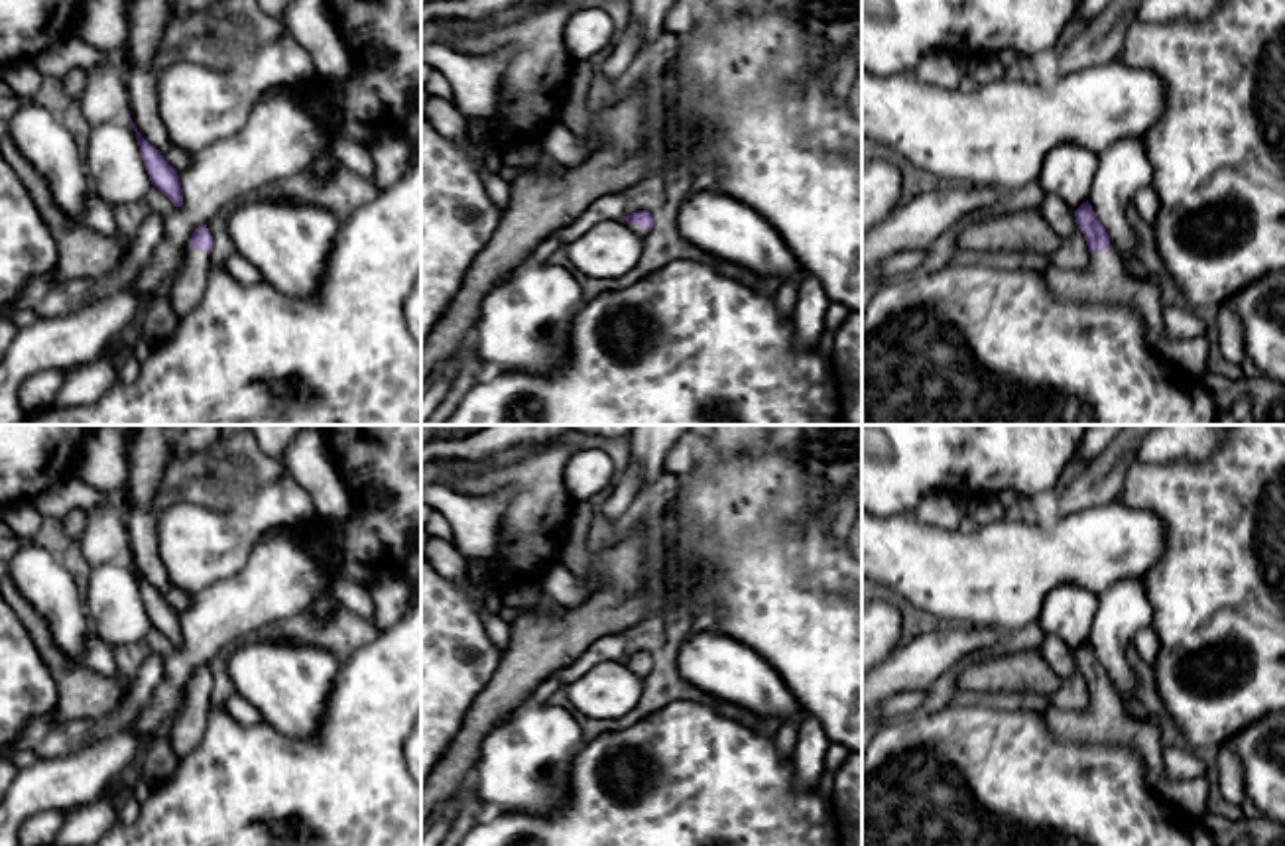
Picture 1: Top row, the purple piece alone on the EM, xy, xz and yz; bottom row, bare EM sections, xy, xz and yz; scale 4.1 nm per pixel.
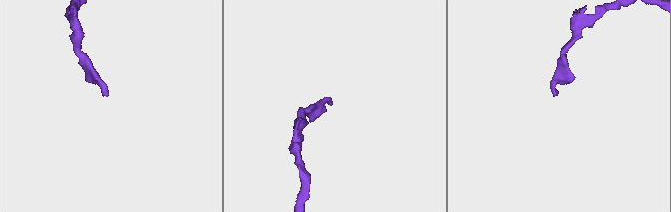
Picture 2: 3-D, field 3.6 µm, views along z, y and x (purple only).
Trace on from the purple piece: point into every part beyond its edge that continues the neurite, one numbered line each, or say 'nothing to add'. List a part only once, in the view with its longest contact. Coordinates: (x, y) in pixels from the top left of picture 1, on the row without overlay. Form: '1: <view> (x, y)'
1: xy (189, 726)

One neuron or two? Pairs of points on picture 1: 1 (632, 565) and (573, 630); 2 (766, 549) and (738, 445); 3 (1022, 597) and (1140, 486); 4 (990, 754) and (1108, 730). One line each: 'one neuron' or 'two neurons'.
1: one neuron
2: one neuron
3: two neurons
4: two neurons

